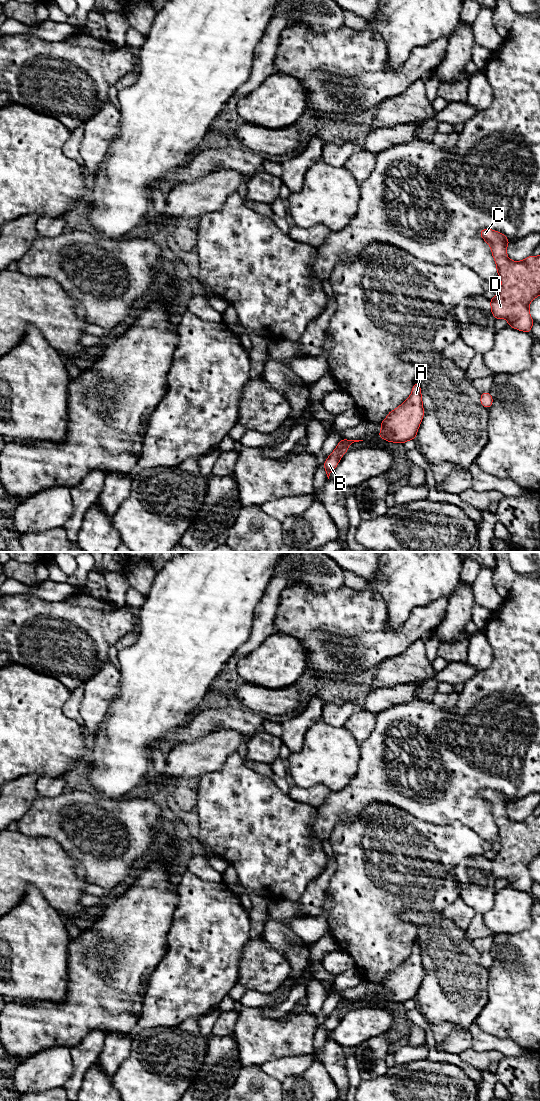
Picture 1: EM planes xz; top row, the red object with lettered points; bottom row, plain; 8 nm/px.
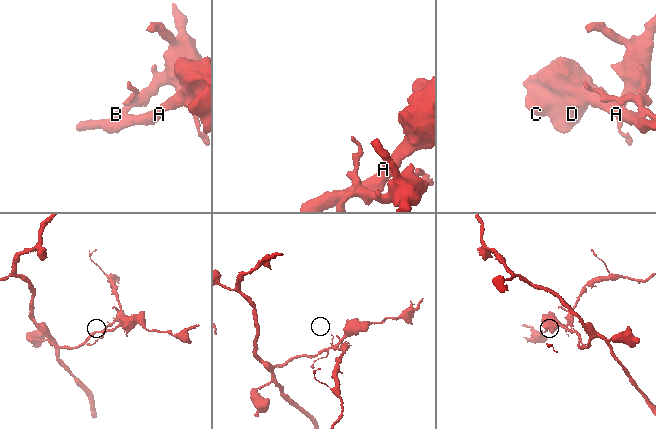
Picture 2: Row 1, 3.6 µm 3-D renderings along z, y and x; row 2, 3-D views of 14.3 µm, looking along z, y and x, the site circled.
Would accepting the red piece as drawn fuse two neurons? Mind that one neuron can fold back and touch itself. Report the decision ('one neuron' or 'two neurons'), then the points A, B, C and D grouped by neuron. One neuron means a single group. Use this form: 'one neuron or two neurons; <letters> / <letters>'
two neurons; A C D / B

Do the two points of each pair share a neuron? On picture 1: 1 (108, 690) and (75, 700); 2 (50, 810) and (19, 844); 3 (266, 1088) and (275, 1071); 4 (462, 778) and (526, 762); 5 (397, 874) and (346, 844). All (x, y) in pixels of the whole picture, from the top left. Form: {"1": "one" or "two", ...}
{"1": "two", "2": "two", "3": "two", "4": "one", "5": "one"}

